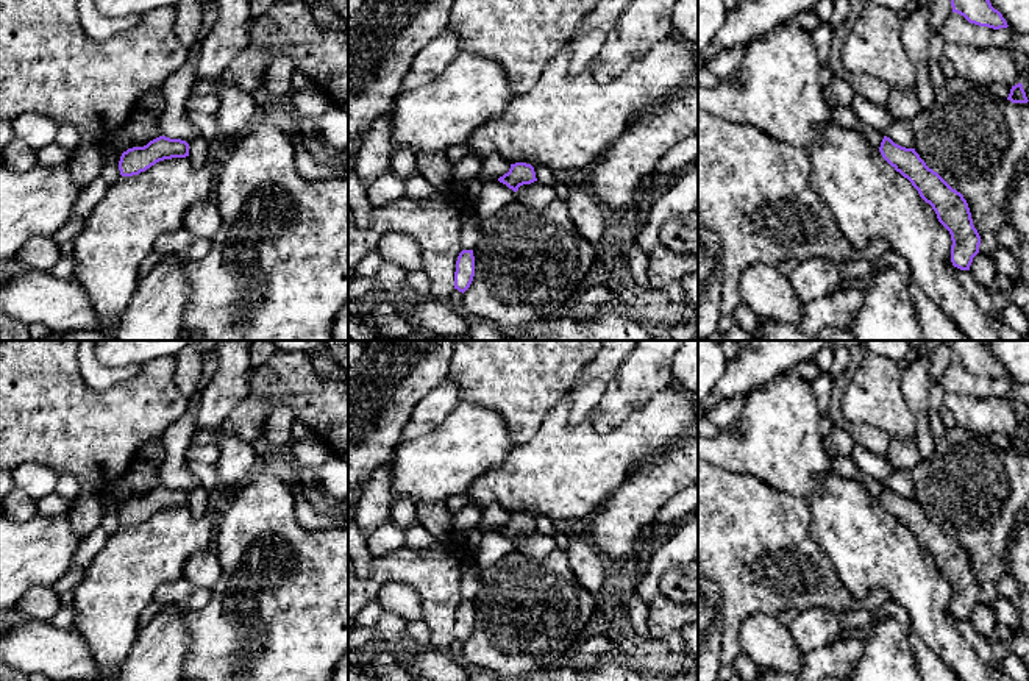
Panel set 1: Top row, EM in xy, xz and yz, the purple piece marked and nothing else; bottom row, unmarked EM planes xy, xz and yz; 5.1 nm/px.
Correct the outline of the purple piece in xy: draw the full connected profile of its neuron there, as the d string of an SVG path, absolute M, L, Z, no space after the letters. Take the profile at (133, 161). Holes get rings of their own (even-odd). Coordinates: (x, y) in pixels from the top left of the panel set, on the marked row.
M159 136L144 147L133 147L123 152L119 170L122 176L133 176L159 161L186 156L189 156L189 144L186 141Z

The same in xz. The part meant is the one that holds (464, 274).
M462 250L456 261L454 289L465 292L475 276L475 256L473 250Z

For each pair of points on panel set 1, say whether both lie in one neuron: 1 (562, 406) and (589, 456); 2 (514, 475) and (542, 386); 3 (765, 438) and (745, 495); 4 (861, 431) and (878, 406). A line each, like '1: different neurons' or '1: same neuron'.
1: same neuron
2: different neurons
3: different neurons
4: different neurons

